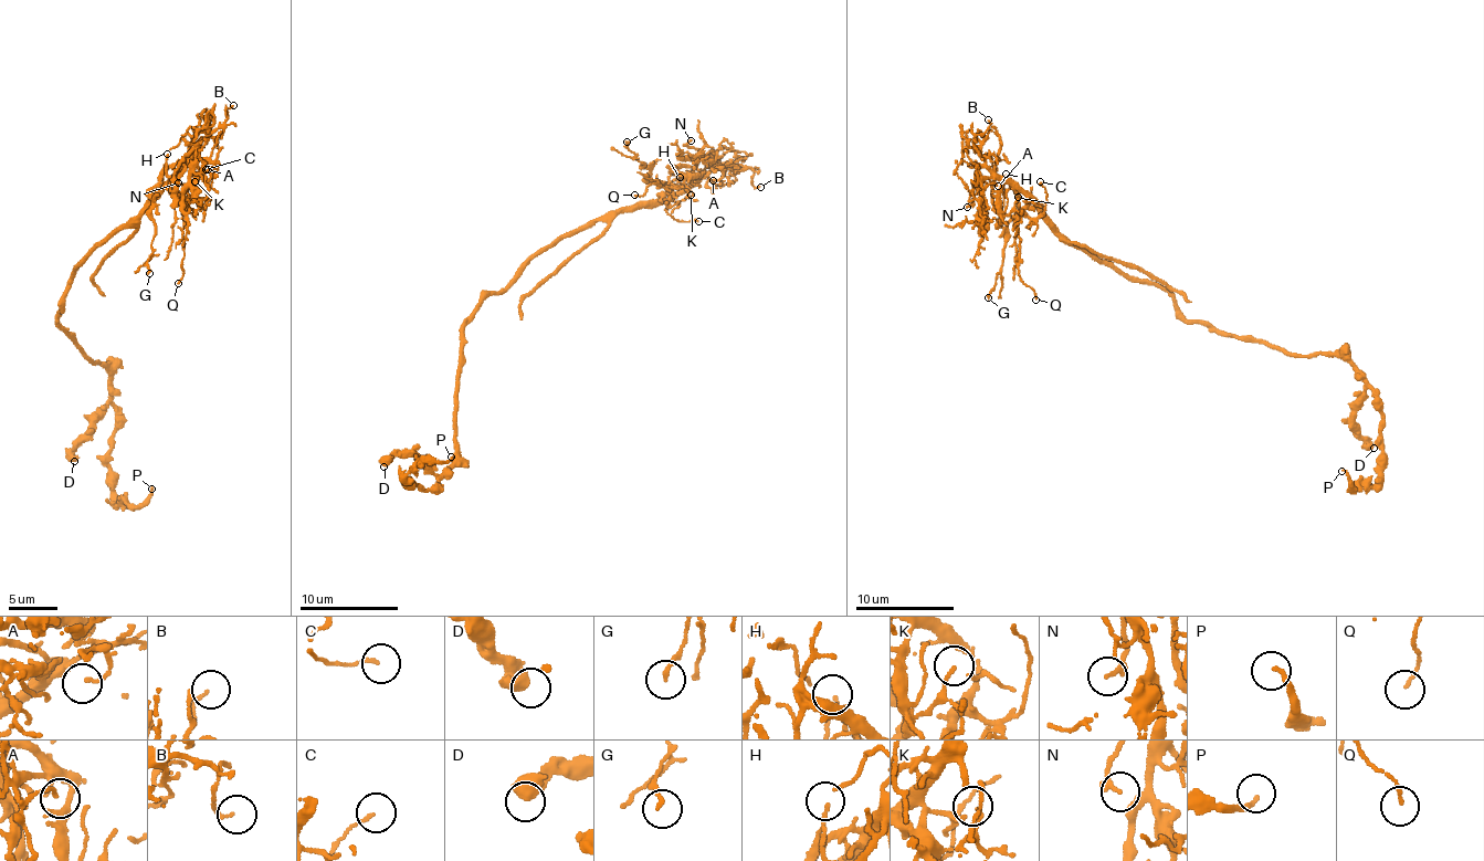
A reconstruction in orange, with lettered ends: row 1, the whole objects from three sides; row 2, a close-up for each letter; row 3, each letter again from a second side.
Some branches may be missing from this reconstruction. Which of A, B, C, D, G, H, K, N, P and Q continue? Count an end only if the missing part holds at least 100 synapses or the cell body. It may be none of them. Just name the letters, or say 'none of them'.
none of them

